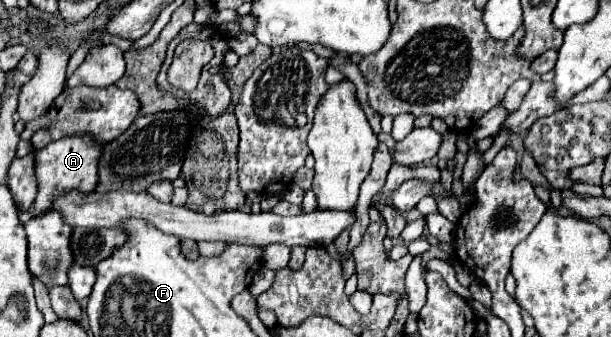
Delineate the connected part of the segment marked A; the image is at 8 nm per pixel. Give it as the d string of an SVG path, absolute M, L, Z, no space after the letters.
M67 136L47 144L41 150L33 150L35 176L37 176L37 196L33 200L33 216L49 212L51 210L49 204L53 204L53 200L61 196L61 192L71 192L71 190L79 190L85 194L93 192L97 184L97 164L101 150L103 146L97 144L93 138L89 140L89 136Z

